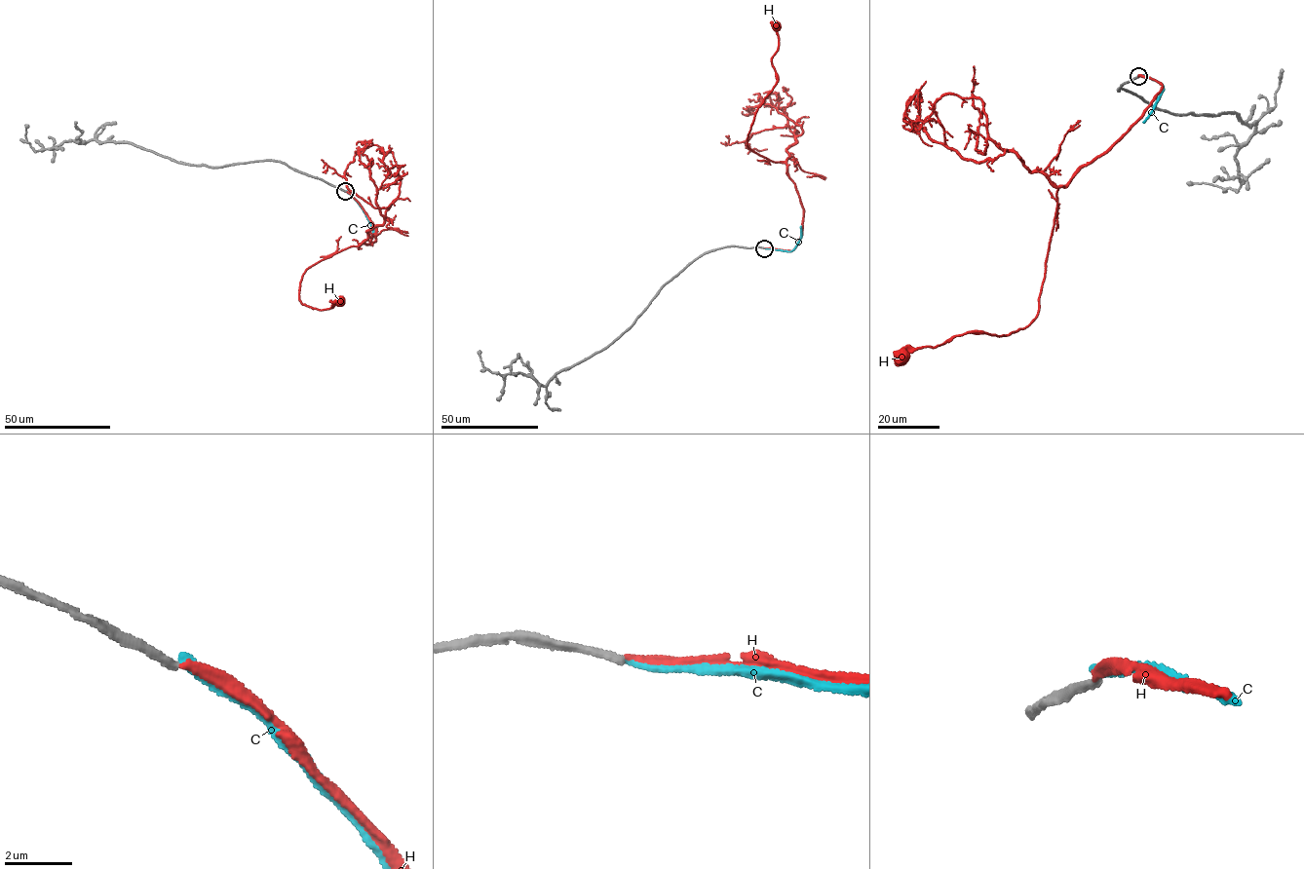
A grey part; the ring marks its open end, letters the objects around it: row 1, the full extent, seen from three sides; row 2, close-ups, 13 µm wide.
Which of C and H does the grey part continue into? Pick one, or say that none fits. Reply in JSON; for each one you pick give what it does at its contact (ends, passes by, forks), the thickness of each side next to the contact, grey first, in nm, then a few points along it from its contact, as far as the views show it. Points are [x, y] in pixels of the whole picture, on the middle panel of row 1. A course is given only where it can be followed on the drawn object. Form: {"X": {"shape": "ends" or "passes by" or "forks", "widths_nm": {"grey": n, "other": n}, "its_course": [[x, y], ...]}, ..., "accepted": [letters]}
{"accepted": []}

